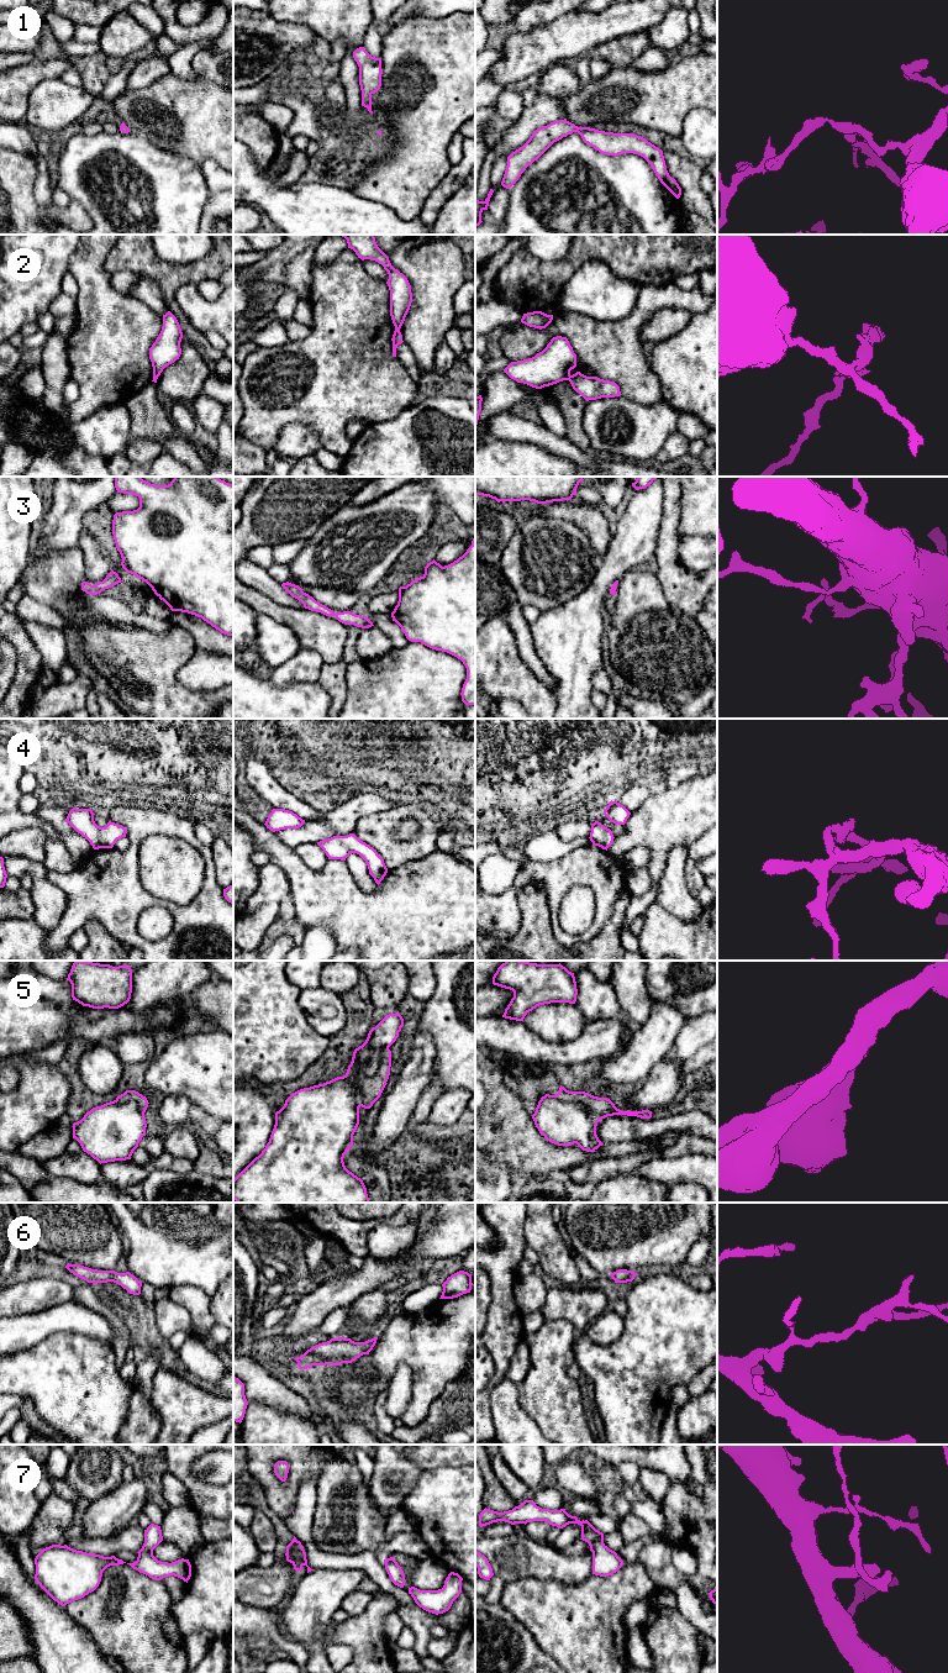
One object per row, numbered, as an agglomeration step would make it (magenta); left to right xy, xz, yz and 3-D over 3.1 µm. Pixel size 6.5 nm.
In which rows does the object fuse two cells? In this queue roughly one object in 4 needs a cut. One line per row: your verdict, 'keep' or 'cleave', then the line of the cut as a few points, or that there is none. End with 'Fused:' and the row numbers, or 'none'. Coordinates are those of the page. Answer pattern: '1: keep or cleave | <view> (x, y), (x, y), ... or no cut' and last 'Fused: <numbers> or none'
1: keep | no cut
2: cleave | xz (395, 327), (399, 330)
3: keep | no cut
4: keep | no cut
5: cleave | xz (388, 1047), (379, 1051), (373, 1074), (359, 1074), (359, 1105)
6: keep | no cut
7: keep | no cut
Fused: 2, 5

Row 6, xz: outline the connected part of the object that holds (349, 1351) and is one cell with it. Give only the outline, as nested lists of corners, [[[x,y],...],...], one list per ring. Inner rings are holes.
[[[338,1337],[318,1343],[307,1350],[300,1357],[291,1357],[297,1362],[299,1369],[307,1369],[312,1366],[339,1366],[352,1363],[363,1354],[369,1354],[376,1343],[378,1337],[365,1342],[354,1342],[351,1338]]]

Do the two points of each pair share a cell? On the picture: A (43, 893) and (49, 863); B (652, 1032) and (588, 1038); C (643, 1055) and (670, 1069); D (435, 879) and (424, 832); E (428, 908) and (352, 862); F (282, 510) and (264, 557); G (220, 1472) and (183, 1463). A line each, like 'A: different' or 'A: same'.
A: different
B: different
C: different
D: different
E: different
F: different
G: different

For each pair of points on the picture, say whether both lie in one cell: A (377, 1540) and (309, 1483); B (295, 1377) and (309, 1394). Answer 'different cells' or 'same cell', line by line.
A: different cells
B: same cell

